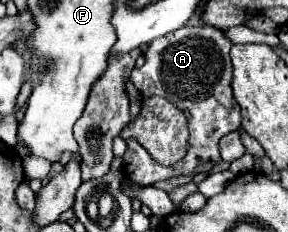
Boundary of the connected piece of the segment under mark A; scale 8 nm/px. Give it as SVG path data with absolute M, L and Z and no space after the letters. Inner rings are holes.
M184 26L176 32L170 32L170 36L154 40L148 46L146 64L142 68L134 68L130 80L142 98L164 96L184 112L190 130L190 148L182 162L166 168L156 164L136 140L128 140L128 150L122 156L122 170L126 180L138 186L154 186L156 182L172 176L192 176L200 164L210 162L216 166L220 162L218 140L224 134L240 128L240 108L232 96L230 86L230 46L232 44L224 38L222 30L214 26Z

